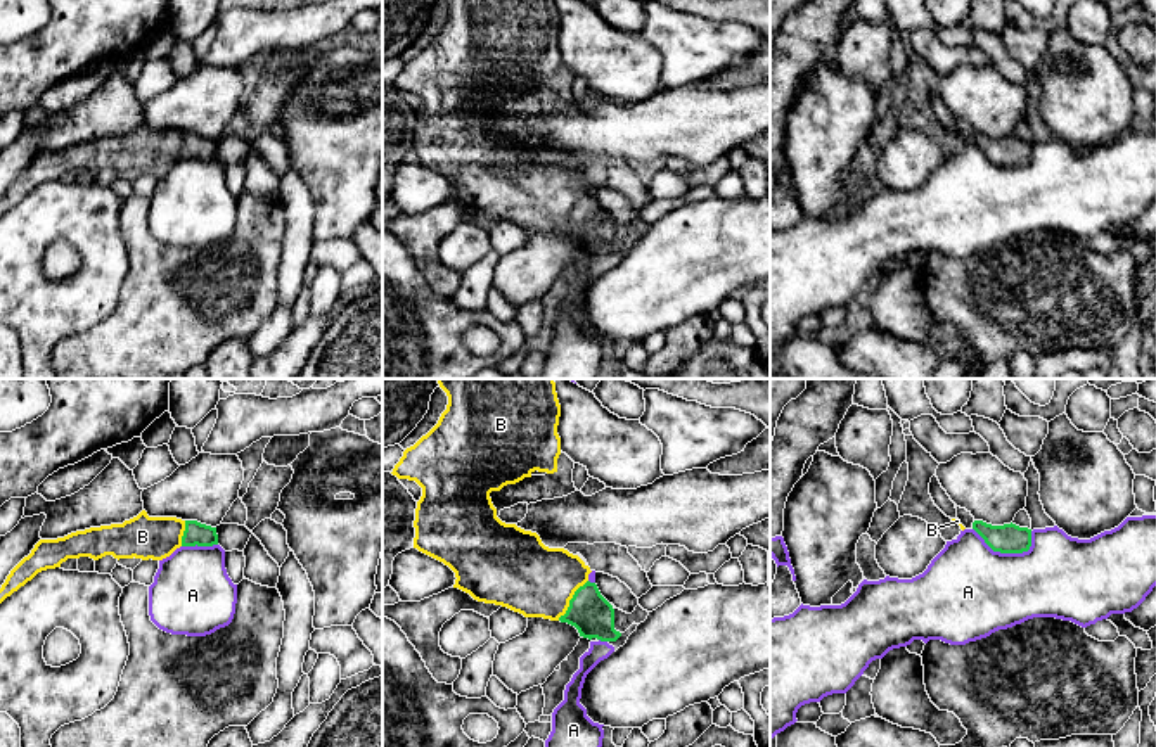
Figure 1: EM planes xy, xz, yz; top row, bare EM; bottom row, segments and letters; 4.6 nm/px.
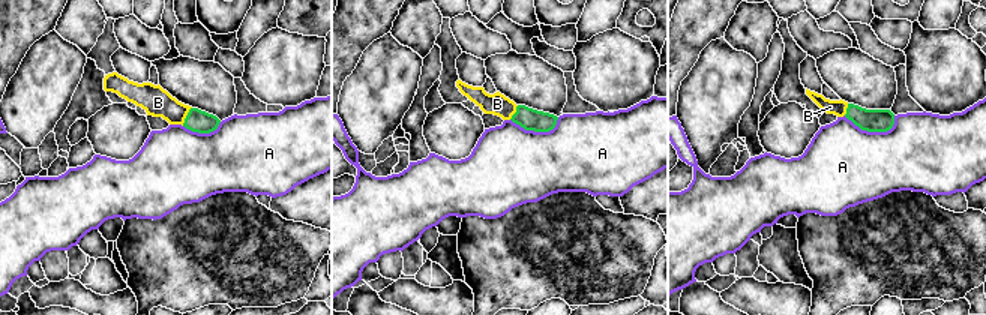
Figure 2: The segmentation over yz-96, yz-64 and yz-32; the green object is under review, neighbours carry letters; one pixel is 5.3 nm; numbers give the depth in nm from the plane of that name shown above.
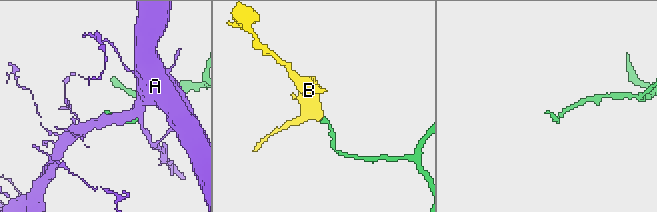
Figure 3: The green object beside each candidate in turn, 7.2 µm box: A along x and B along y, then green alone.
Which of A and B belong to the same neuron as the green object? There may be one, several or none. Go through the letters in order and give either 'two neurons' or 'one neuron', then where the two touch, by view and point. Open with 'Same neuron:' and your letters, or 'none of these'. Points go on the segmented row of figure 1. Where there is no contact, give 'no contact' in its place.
Same neuron: B
A: two neurons; meets green in yz at (1002, 552)
B: one neuron; meets green in xz at (570, 600)

